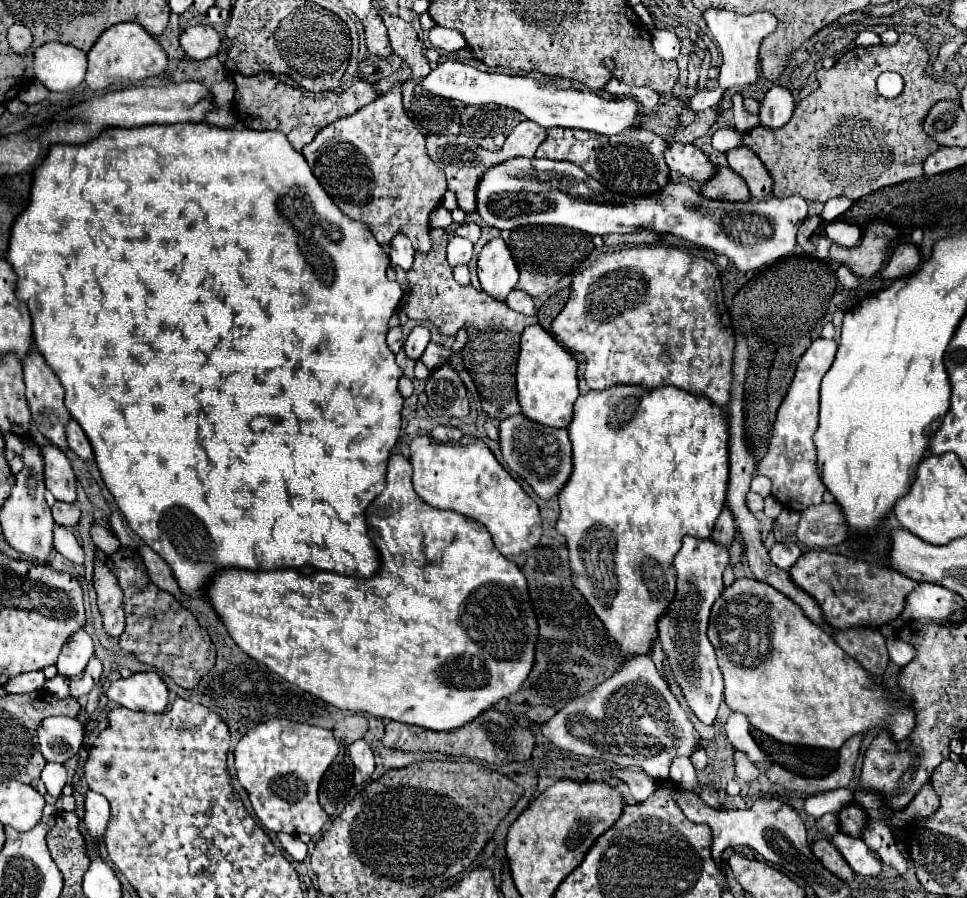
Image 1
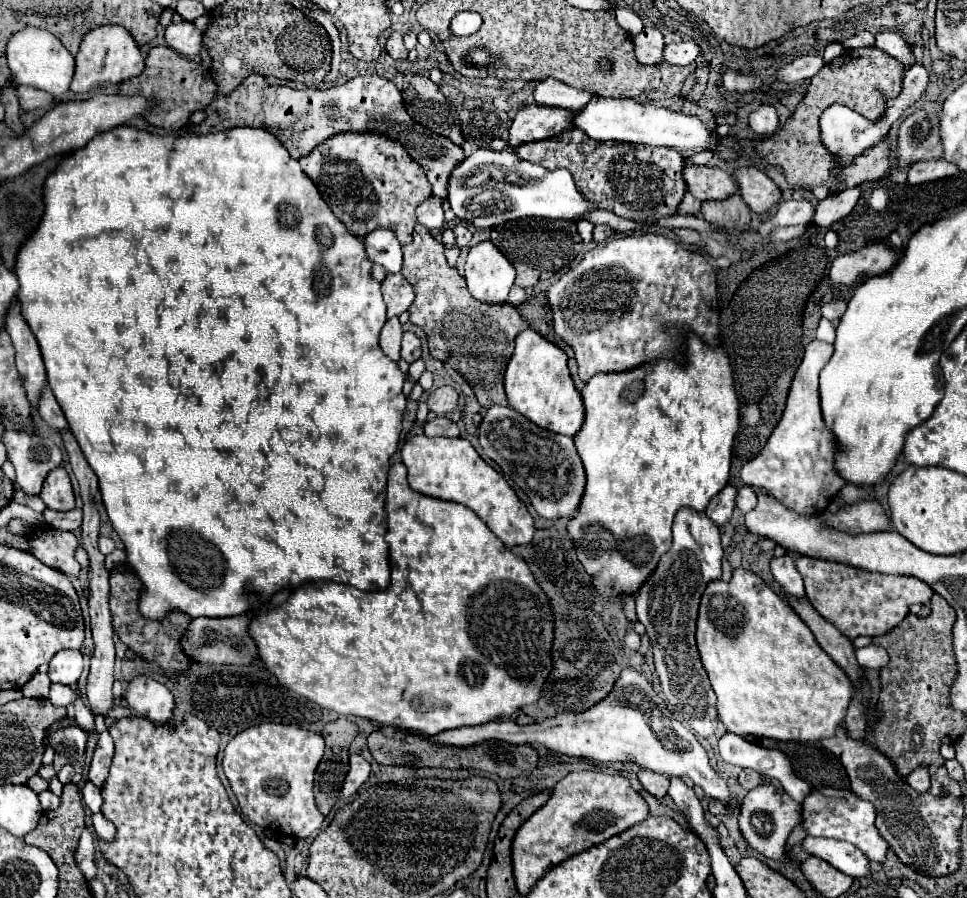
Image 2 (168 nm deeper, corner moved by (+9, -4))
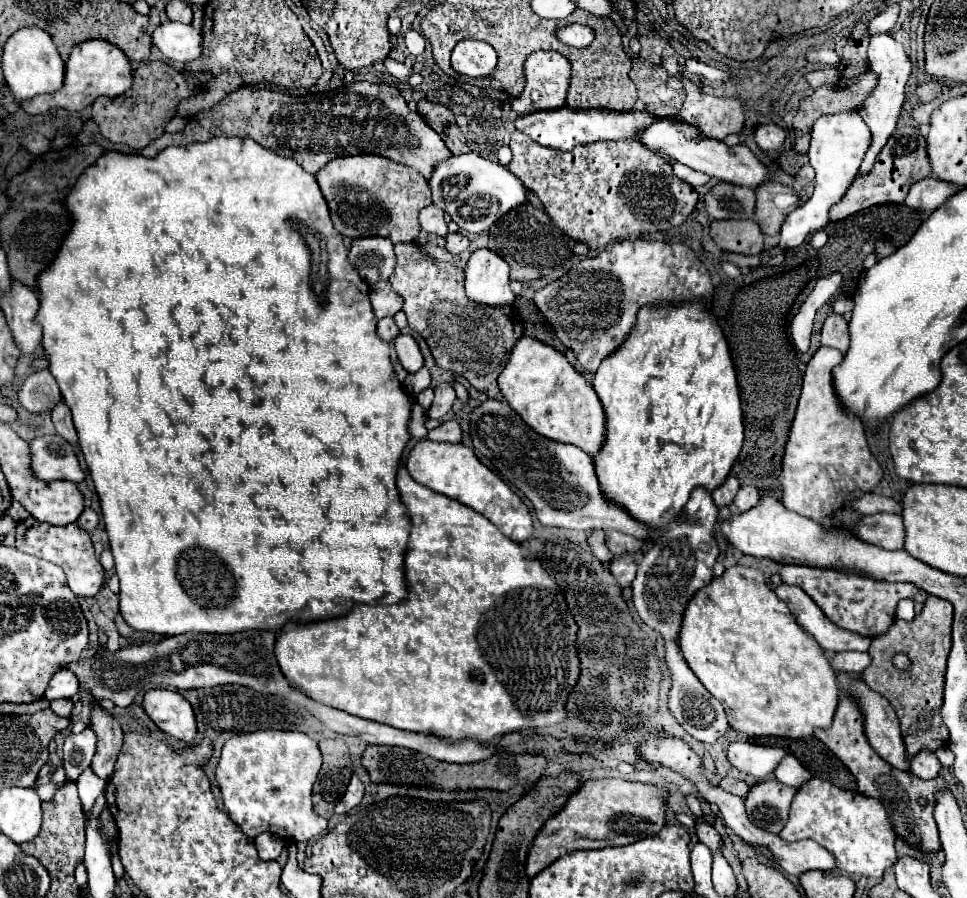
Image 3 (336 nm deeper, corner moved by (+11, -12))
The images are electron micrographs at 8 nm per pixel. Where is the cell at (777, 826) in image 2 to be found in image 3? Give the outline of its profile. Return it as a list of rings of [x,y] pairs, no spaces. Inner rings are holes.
[[[766,780],[752,786],[744,800],[748,818],[762,830],[780,834],[788,820],[794,794],[796,794],[794,788],[784,786],[778,780]]]

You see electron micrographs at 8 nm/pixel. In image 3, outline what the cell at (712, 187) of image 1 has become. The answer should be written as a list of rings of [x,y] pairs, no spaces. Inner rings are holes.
[[[712,220],[710,224],[712,240],[728,252],[760,254],[764,250],[760,234],[762,232],[754,220]]]

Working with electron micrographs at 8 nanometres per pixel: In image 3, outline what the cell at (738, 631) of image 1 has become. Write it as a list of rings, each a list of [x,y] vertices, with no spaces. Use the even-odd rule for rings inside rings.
[[[732,566],[720,578],[700,588],[684,612],[680,648],[698,680],[724,706],[728,724],[736,734],[750,738],[778,736],[808,740],[816,728],[828,728],[832,724],[840,698],[836,674],[824,650],[802,630],[790,614],[790,608],[774,594],[760,570]]]

